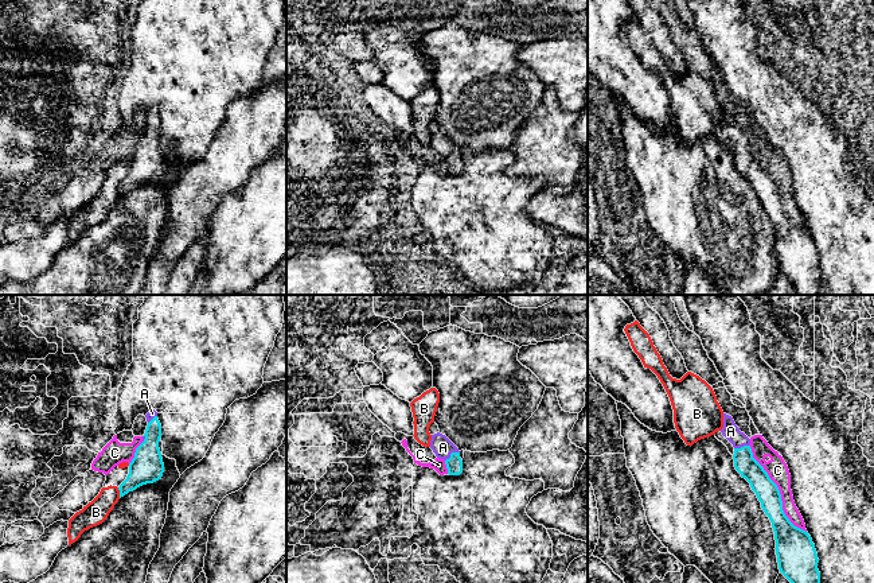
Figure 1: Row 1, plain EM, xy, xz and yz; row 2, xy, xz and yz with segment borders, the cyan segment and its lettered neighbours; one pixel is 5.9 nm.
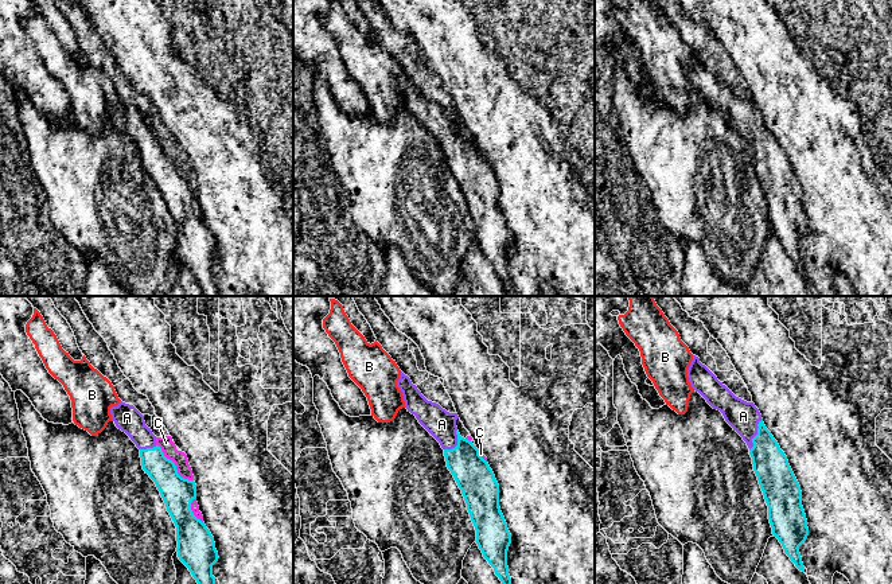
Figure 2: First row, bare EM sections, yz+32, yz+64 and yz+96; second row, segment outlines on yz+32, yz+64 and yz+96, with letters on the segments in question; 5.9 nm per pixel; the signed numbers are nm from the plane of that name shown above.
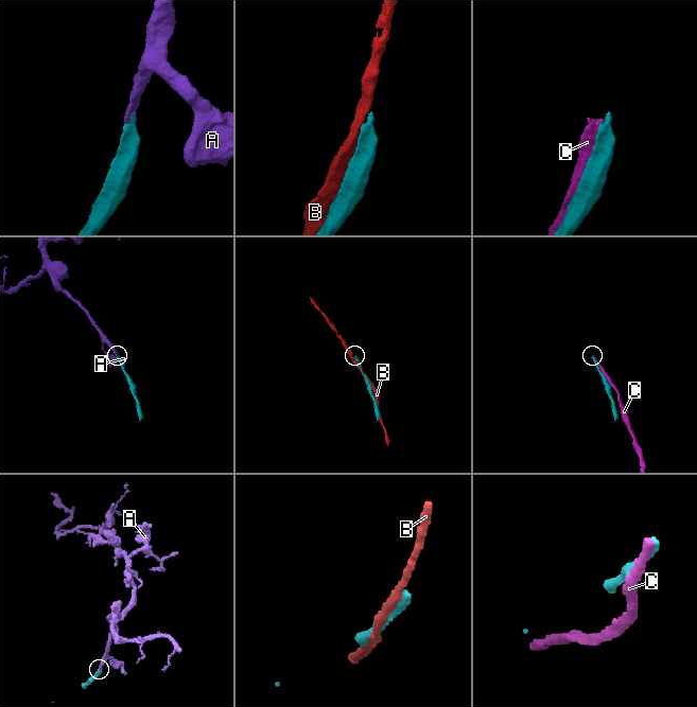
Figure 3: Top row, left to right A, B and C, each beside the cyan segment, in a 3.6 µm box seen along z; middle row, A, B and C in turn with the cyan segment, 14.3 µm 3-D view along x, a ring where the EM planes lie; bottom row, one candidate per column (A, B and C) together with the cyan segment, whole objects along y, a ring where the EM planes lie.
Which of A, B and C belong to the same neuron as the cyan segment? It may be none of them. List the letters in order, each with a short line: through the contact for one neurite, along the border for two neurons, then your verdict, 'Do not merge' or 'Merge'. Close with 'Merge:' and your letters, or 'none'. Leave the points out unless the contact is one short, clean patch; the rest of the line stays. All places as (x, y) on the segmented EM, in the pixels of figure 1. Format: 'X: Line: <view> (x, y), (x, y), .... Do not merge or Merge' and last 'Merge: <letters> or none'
A: Line: xz (455, 465), (451, 454), (443, 447). Merge
B: Do not merge
C: Do not merge
Merge: A

